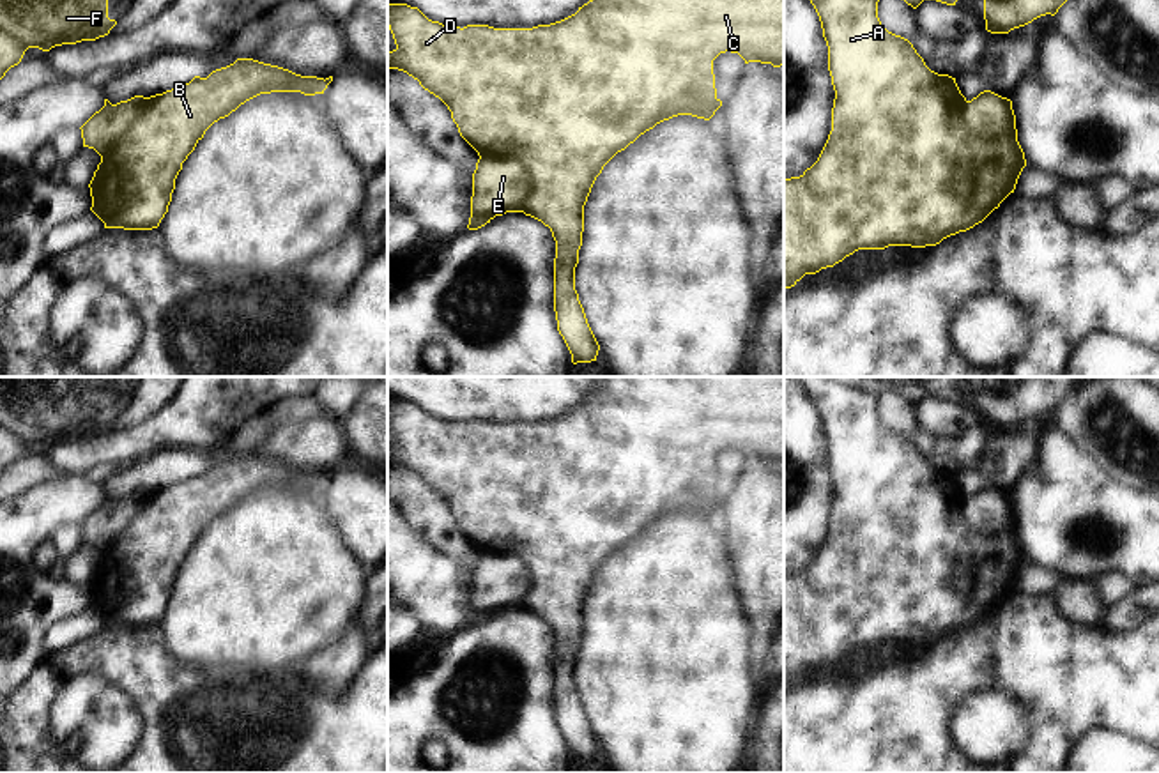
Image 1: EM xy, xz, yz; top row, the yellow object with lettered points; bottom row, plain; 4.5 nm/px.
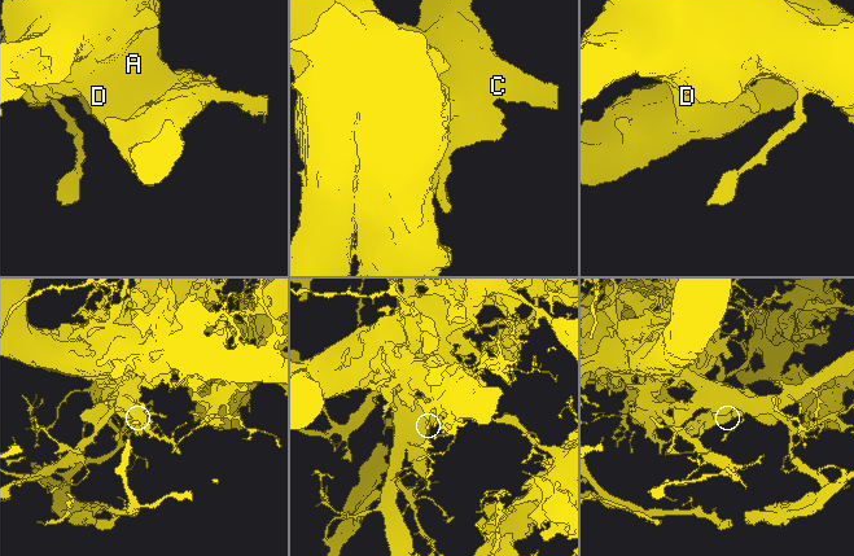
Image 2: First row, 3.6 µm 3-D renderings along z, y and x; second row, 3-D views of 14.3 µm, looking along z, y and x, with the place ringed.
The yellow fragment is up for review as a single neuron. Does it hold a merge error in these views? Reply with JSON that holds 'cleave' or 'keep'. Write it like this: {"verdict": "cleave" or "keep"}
{"verdict": "cleave"}

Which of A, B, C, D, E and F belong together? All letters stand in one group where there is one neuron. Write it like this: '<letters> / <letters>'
A B C D F / E

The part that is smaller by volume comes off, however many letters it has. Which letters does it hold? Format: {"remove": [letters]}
{"remove": ["E"]}

